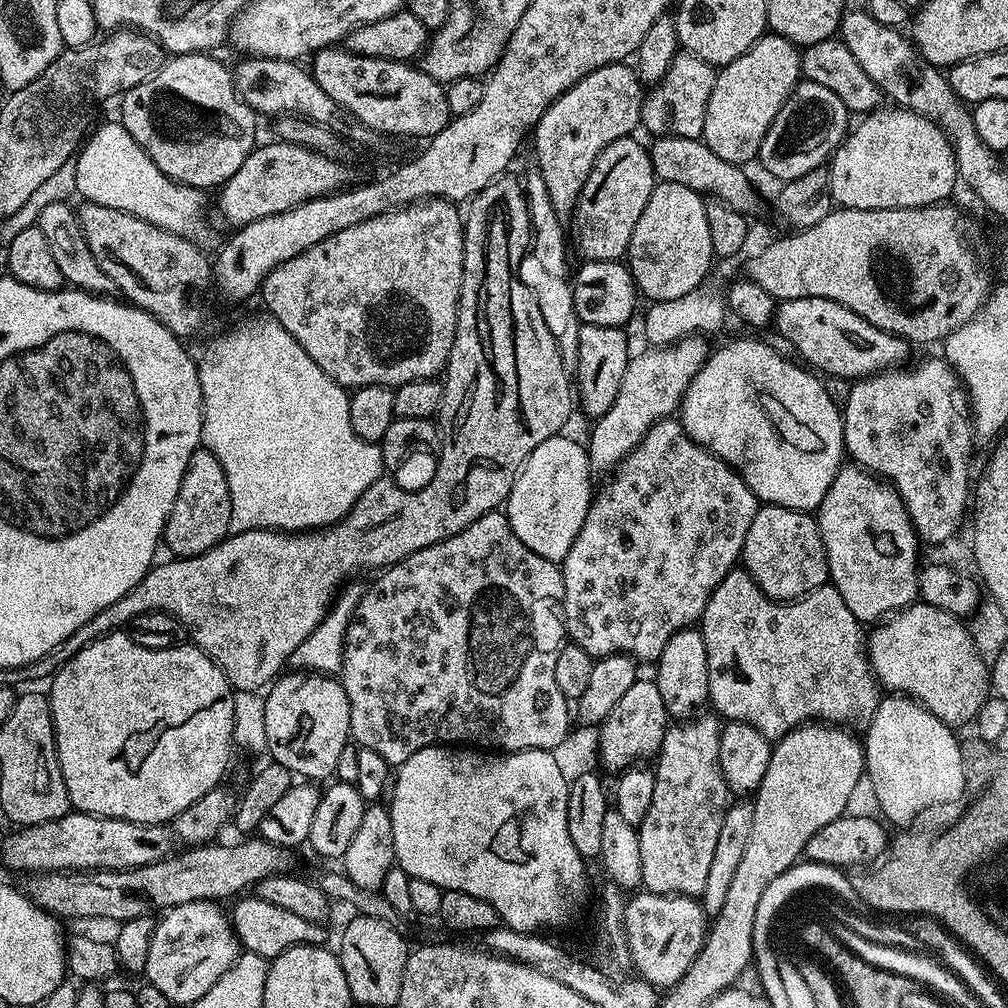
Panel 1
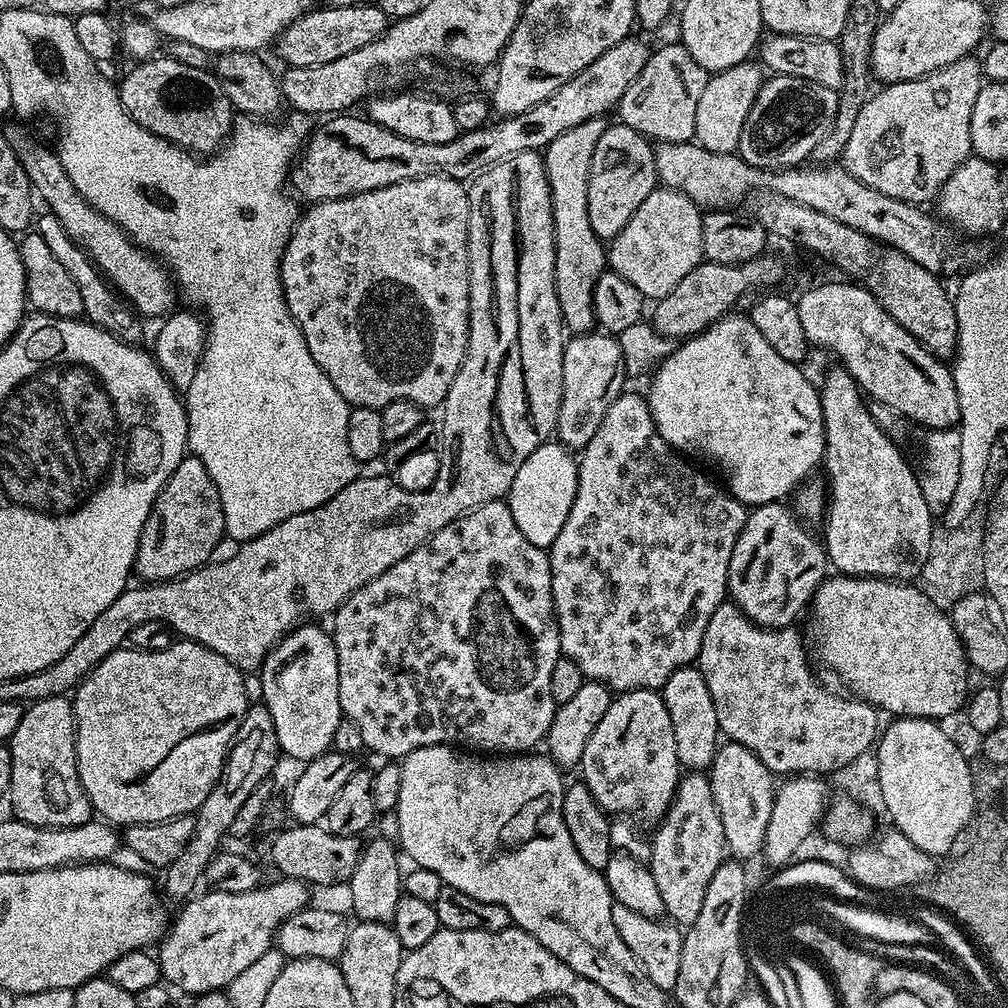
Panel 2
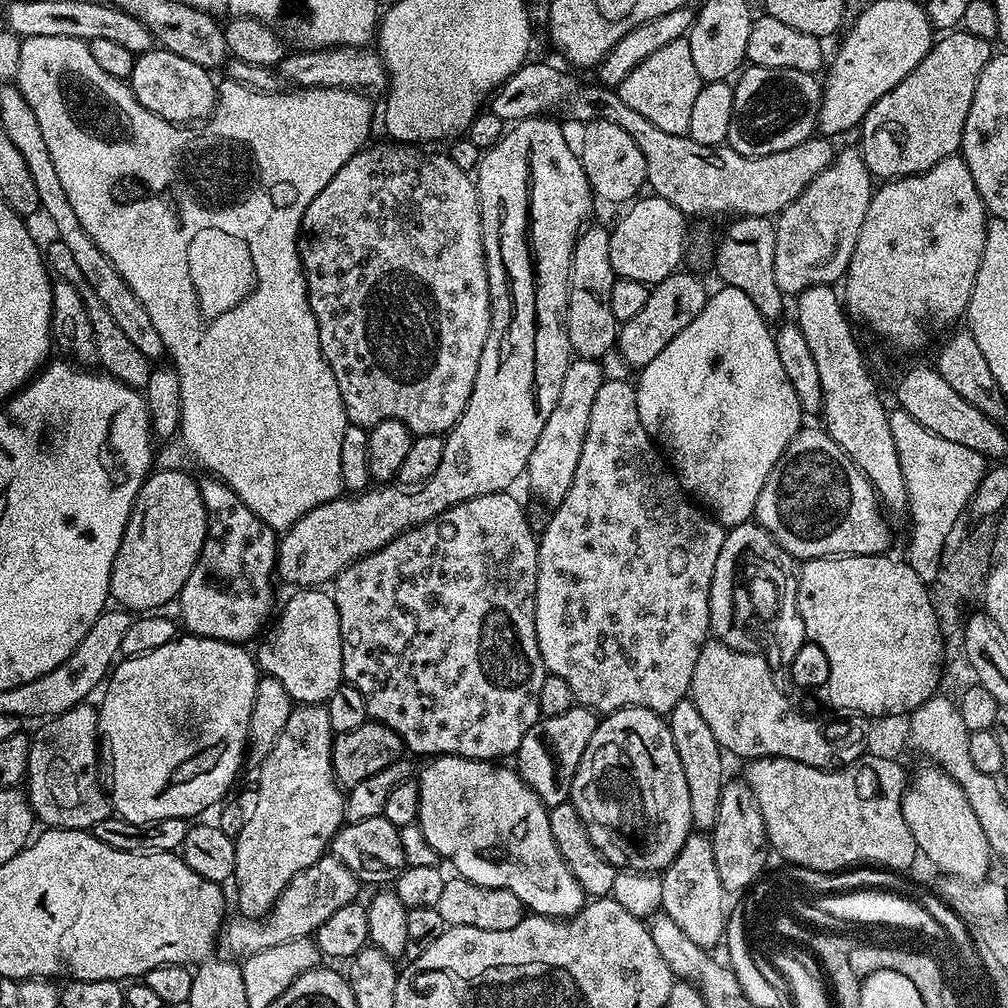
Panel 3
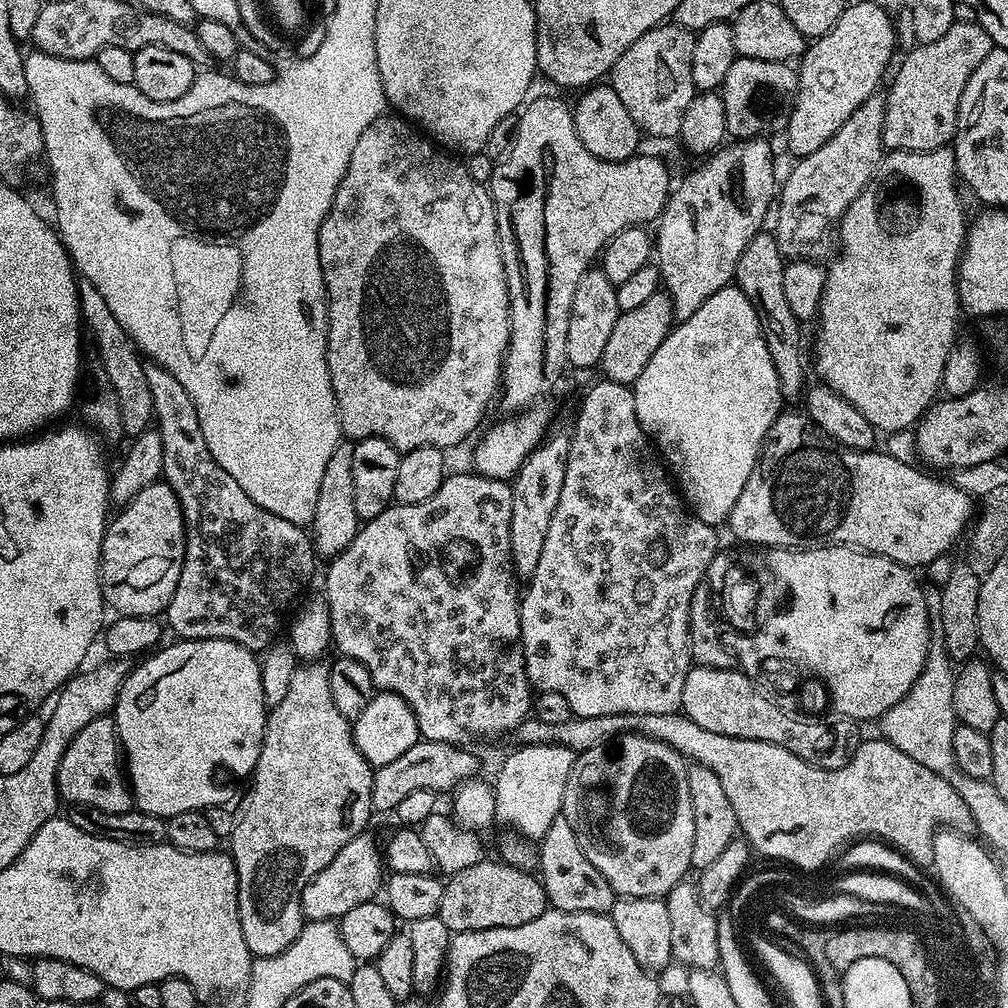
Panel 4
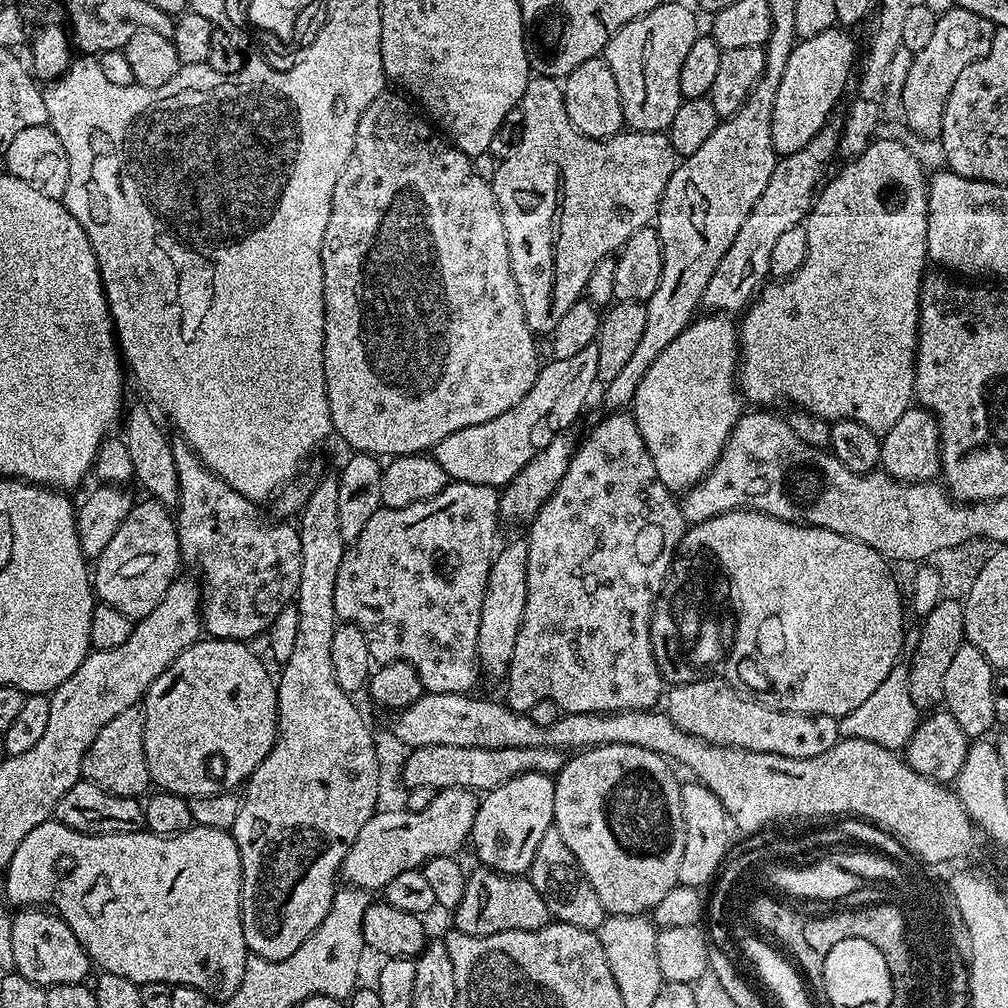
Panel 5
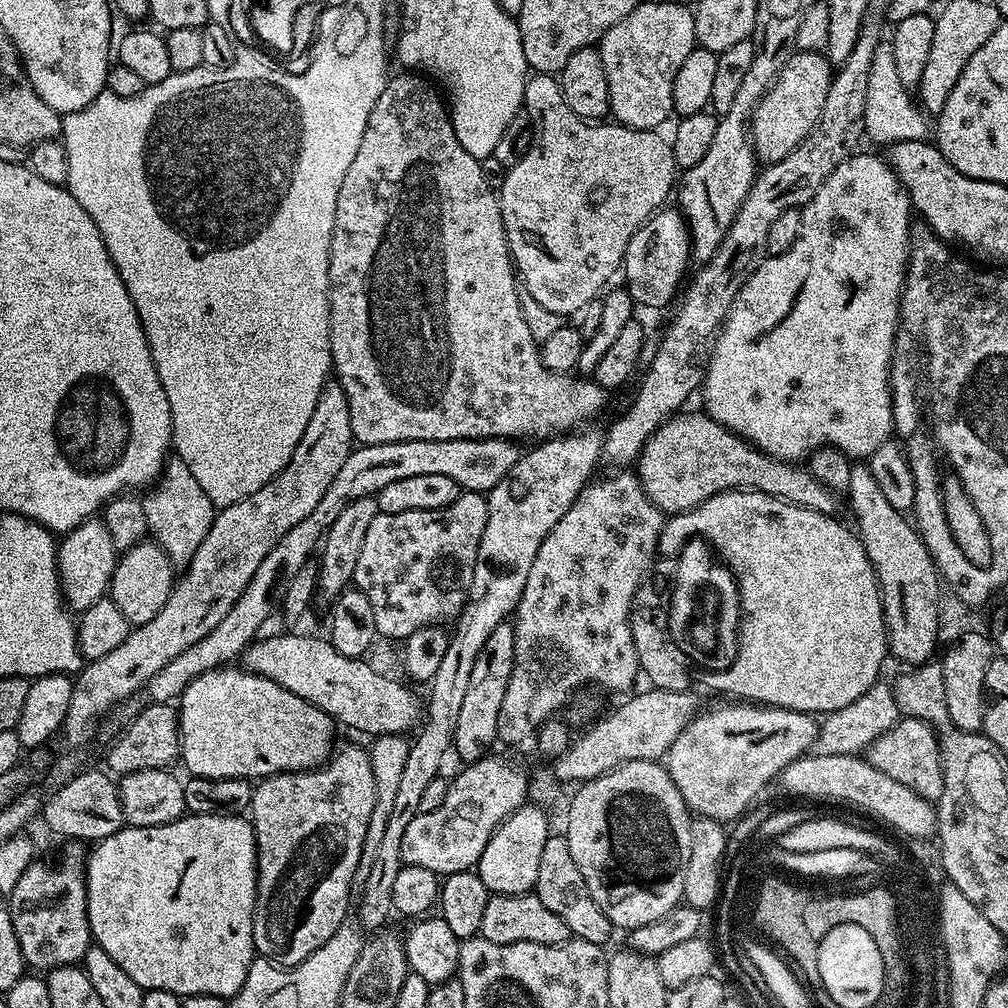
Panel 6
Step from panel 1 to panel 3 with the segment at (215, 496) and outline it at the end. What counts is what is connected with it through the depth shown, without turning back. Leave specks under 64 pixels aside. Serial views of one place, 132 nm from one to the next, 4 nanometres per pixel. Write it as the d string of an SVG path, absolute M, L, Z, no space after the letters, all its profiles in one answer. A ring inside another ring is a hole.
M176 468L153 471L132 503L132 513L122 534L122 546L118 546L112 567L111 599L121 609L136 614L163 609L160 607L171 600L173 603L202 554L207 533L208 515L197 479Z

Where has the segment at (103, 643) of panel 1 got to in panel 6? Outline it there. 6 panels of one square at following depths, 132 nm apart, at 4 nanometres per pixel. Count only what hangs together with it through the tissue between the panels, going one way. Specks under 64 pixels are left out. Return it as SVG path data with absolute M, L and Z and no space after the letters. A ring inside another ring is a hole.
M240 666L215 668L190 682L178 697L180 717L180 755L193 777L201 780L225 780L233 776L251 781L252 776L263 778L280 772L307 772L328 763L333 755L332 743L336 740L337 721L327 716L310 701L290 694L278 682L259 676Z

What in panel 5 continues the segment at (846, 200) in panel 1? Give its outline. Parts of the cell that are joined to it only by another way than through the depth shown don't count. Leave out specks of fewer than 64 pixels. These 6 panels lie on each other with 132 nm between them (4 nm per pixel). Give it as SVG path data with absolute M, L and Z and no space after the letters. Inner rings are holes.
M954 7L946 14L936 17L934 34L926 45L926 50L918 50L912 58L910 74L906 74L906 86L898 101L898 107L904 111L907 127L918 136L939 137L942 130L942 114L946 114L946 98L954 90L954 82L966 66L978 62L990 54L990 42L994 42L996 25L974 14L974 10Z

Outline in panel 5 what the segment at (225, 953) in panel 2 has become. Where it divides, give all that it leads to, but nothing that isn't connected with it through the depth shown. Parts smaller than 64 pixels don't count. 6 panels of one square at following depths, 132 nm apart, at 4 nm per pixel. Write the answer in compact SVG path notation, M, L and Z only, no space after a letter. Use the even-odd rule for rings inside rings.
M441 788L422 811L403 811L380 810L366 822L344 860L342 876L351 887L383 890L398 874L423 869L436 856L455 857L456 851L469 843L476 822L478 796L465 788Z

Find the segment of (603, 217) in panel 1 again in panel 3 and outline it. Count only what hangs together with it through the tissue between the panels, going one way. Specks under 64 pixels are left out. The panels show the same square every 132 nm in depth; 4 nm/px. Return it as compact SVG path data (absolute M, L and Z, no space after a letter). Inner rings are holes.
M589 120L583 128L584 145L578 148L578 155L593 193L608 204L627 205L635 201L641 195L640 187L645 187L648 175L646 158L642 158L642 150L634 146L634 138L630 138L622 126L614 126L614 122L605 120Z

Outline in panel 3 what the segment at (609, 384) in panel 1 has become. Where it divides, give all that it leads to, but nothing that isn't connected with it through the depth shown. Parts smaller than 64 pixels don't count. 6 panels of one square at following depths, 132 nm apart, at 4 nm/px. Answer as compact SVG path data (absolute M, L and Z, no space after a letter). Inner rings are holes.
M573 359L566 370L566 378L562 378L558 402L554 402L554 410L550 410L550 418L546 418L542 434L538 434L538 442L534 442L526 481L529 490L548 510L555 510L563 502L566 490L570 490L570 482L574 482L574 470L578 470L578 457L582 455L582 442L586 442L586 426L590 426L590 406L594 406L598 386L602 386L604 381L600 361Z

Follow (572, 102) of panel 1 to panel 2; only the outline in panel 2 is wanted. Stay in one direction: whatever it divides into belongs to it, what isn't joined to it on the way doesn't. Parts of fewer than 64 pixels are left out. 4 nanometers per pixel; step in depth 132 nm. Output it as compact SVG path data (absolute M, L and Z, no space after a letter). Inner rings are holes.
M603 119L587 120L554 138L548 147L543 149L544 169L548 185L552 191L552 217L554 218L554 282L558 294L560 317L564 319L565 329L569 333L579 334L591 332L596 323L596 283L606 271L606 244L598 234L594 234L594 226L590 226L588 213L588 183L590 182L590 166L594 158L594 146L598 146L598 138L602 138L606 124Z

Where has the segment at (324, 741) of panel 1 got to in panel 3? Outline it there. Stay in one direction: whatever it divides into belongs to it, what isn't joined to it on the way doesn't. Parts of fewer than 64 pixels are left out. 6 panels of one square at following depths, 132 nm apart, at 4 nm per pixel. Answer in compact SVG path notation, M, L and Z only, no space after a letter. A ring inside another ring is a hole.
M300 588L287 602L278 622L256 649L257 667L276 678L298 704L322 704L343 683L341 622L331 593Z

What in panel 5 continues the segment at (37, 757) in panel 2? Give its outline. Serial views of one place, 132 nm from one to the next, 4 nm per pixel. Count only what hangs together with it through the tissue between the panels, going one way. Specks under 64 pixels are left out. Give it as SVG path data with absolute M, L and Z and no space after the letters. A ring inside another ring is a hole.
M136 708L118 714L98 734L84 755L83 775L115 796L140 798L149 791L152 775L144 749L144 717Z

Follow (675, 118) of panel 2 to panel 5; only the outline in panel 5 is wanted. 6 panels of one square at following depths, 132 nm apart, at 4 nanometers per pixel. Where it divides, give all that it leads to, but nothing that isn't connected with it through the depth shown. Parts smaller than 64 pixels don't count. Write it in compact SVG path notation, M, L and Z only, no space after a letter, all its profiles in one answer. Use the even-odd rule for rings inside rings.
M662 2L642 18L631 20L612 40L602 56L618 82L625 125L633 132L664 132L674 122L682 102L682 62L698 35L696 16L684 4Z

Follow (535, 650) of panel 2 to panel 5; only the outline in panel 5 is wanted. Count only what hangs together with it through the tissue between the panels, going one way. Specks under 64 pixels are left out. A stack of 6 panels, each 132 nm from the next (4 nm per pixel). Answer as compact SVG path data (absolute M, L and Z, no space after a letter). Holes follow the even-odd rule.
M461 480L449 483L442 494L438 494L425 504L415 504L405 508L381 507L380 511L374 514L374 518L370 518L370 522L366 522L360 537L347 549L342 562L342 570L338 570L338 582L334 586L334 610L337 617L345 624L358 626L362 630L362 634L366 634L370 654L377 665L402 662L412 666L424 684L425 693L471 693L475 689L472 687L475 686L476 679L482 676L481 663L477 655L479 623L482 622L482 606L488 589L488 579L492 573L492 563L496 560L497 551L502 544L500 524L502 525L500 492L490 486L478 486Z

